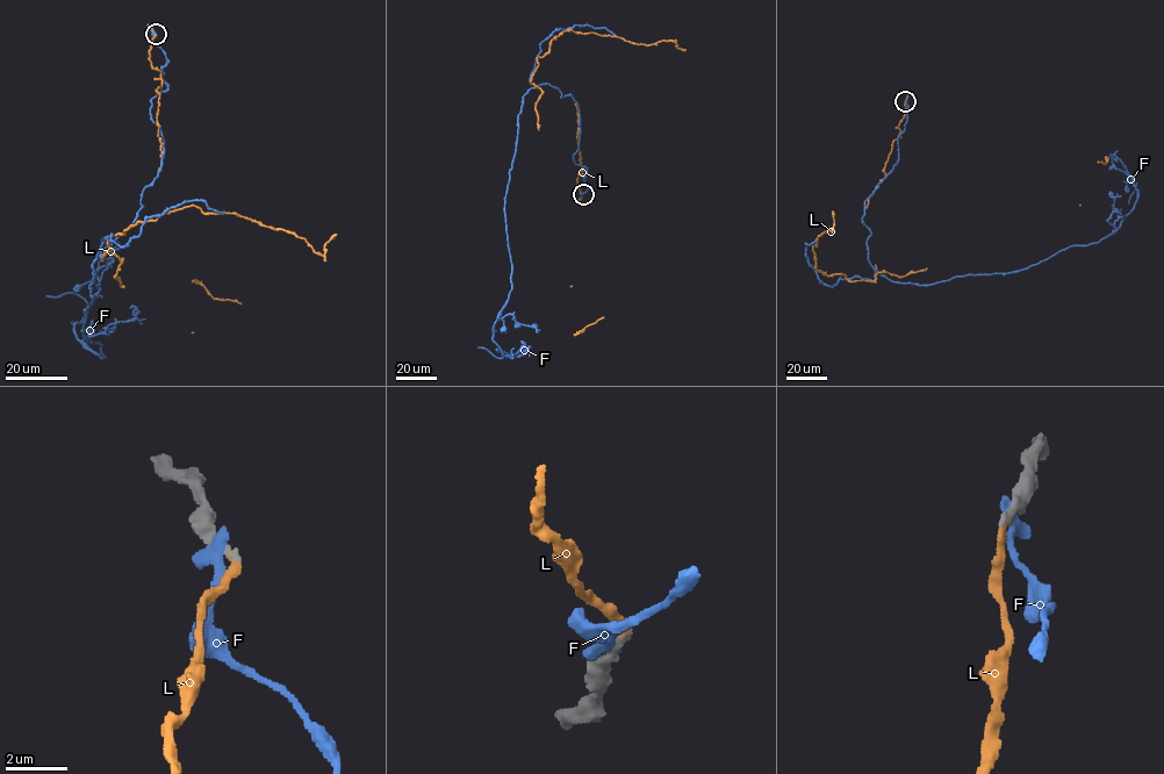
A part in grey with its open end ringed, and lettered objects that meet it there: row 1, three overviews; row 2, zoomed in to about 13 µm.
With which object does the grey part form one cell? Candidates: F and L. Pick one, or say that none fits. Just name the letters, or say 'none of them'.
L

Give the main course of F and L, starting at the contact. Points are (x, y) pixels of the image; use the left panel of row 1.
F: (153, 33), (162, 166), (93, 265), (84, 334), (103, 358), (73, 323), (121, 248)
L: (156, 35), (160, 167), (108, 251), (121, 262), (121, 287), (235, 300), (192, 281)

